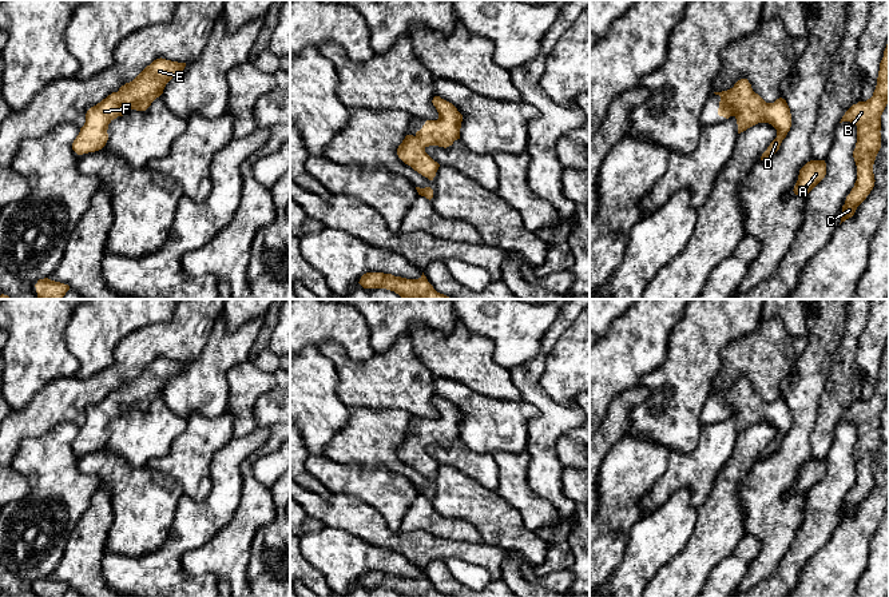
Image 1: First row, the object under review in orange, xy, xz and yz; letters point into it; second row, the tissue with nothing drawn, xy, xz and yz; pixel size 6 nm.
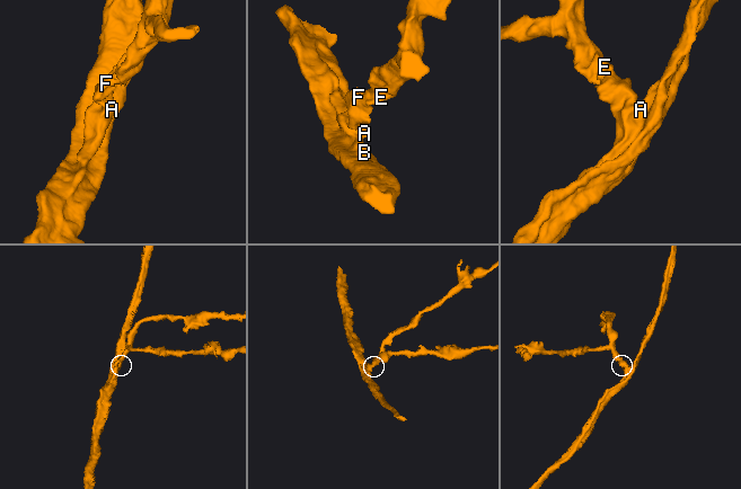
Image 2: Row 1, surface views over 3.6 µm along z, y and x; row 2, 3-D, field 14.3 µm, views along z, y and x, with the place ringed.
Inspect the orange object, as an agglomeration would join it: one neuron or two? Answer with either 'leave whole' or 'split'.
leave whole

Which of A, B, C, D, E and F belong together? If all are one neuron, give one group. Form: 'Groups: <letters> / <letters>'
Groups: A B C D E F

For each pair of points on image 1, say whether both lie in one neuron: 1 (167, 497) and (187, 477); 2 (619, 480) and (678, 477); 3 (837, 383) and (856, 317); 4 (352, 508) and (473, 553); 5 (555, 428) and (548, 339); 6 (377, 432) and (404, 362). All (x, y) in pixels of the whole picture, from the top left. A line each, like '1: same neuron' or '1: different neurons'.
1: different neurons
2: different neurons
3: same neuron
4: same neuron
5: same neuron
6: different neurons

